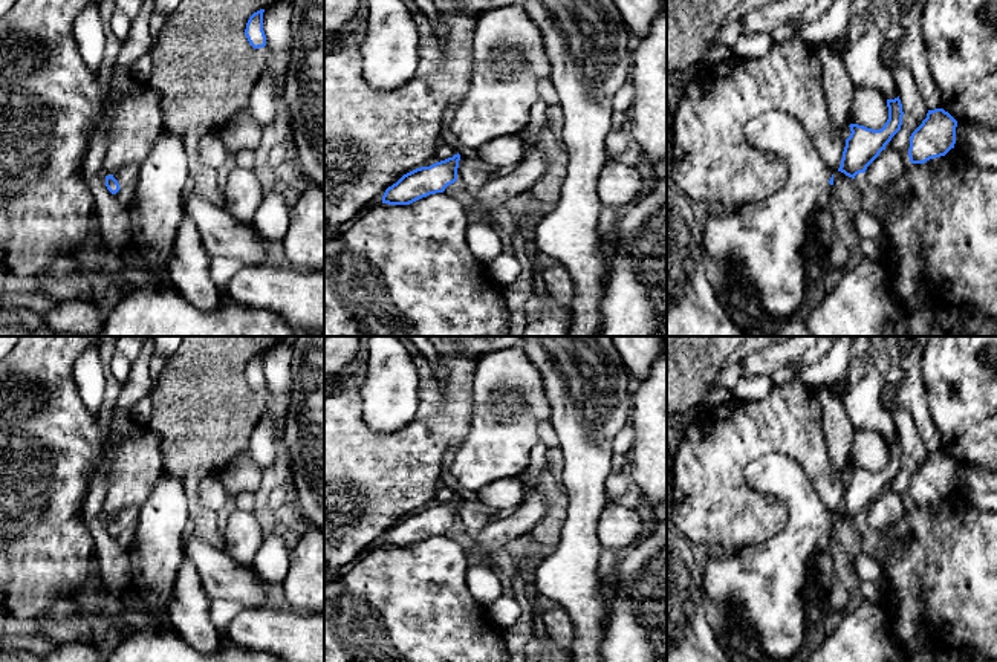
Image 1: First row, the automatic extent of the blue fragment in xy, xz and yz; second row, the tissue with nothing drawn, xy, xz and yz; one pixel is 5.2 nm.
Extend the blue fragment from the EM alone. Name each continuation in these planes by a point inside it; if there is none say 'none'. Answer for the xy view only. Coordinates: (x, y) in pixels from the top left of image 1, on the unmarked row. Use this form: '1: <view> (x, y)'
1: xy (127, 517)

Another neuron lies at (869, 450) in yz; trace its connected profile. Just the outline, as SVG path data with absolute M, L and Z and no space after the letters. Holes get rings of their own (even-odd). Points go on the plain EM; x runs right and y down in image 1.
M856 430L849 456L850 466L879 472L887 462L888 449L884 436L873 430Z

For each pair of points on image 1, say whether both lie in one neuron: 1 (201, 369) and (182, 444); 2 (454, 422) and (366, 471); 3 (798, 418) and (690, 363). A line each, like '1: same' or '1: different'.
1: same
2: same
3: different

